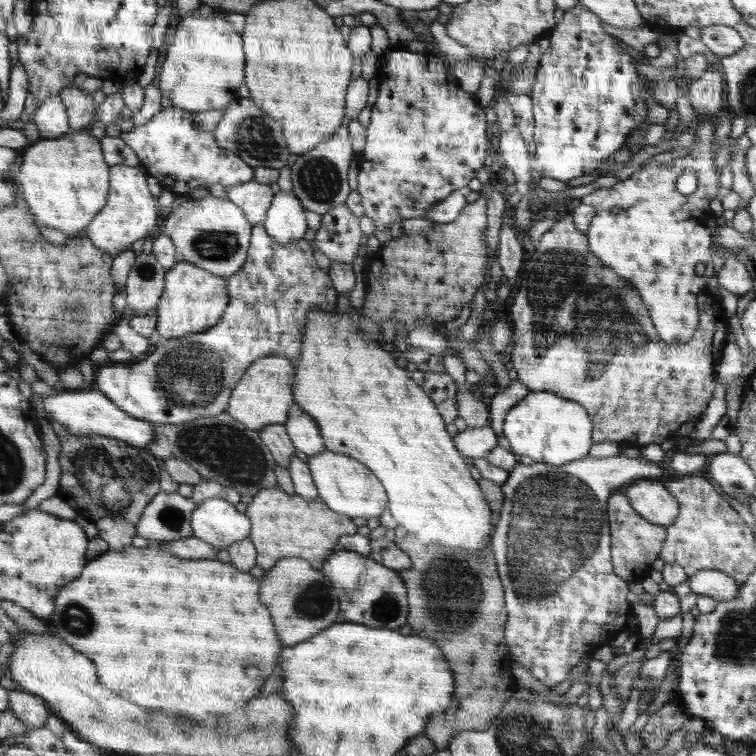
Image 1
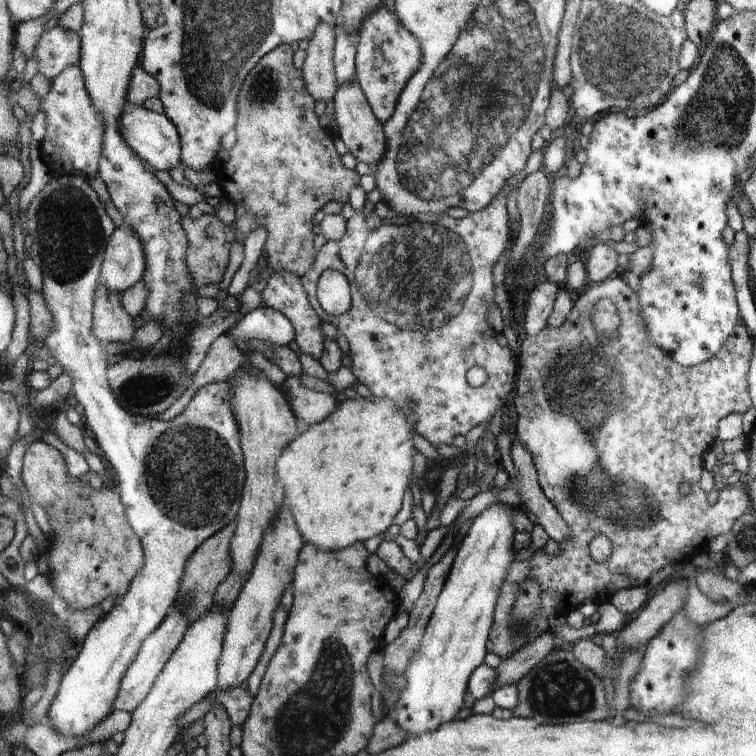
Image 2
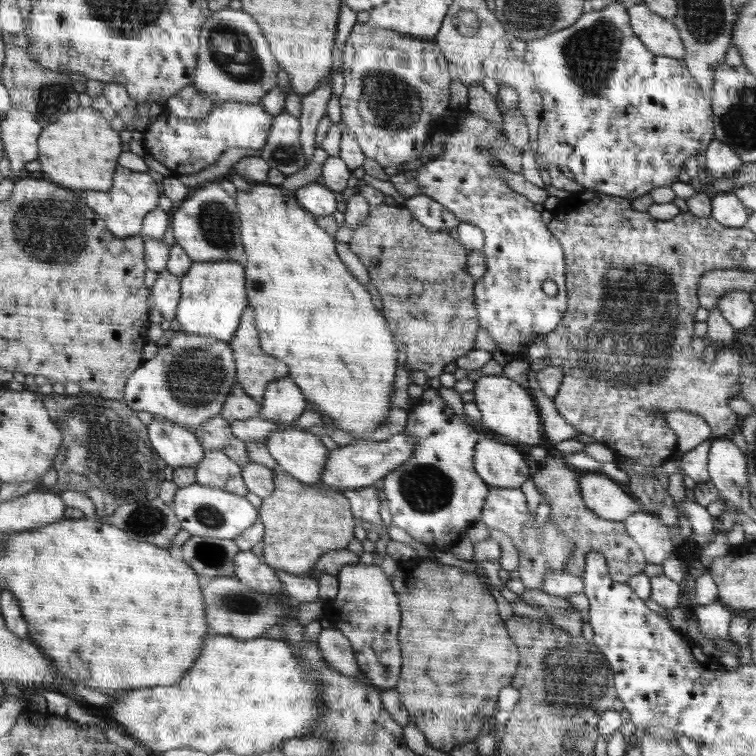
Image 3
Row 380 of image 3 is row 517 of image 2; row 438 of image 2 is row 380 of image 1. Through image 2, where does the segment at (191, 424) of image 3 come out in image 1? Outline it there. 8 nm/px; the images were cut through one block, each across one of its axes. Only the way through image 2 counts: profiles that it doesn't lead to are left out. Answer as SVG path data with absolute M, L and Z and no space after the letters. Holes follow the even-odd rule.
M256 224L254 232L251 233L250 253L246 264L234 276L228 277L229 302L220 322L216 326L212 326L211 329L198 332L196 335L192 334L190 337L170 338L170 340L161 341L157 345L157 349L149 357L133 366L108 366L99 370L95 377L95 387L107 394L119 407L127 410L132 416L153 423L179 425L181 422L193 421L198 417L218 416L224 413L230 405L231 394L234 392L235 386L242 380L243 375L254 360L268 356L282 356L290 359L292 364L298 366L302 344L300 340L304 334L304 328L306 328L308 314L312 310L318 310L318 312L324 312L324 314L332 314L331 317L334 318L334 312L336 312L336 290L334 290L334 283L330 282L330 277L331 275L324 271L315 261L314 248L311 242L304 239L303 241L289 242L287 245L280 244L267 233L263 226Z

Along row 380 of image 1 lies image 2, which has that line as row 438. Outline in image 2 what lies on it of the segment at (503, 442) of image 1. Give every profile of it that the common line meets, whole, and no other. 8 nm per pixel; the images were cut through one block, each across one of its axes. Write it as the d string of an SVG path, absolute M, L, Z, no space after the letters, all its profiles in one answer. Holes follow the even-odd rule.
M518 436L511 442L510 454L519 473L516 485L525 502L522 508L536 515L540 526L546 531L549 538L560 545L569 541L571 537L569 526L552 502L546 498L537 479L537 468L533 463L532 453Z

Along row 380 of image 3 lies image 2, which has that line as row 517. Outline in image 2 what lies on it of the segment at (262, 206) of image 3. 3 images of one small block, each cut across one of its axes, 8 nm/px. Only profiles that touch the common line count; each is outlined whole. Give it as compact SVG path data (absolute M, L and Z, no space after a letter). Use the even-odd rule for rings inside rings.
M356 397L354 399L341 398L338 406L319 423L309 425L308 429L300 434L300 437L294 442L288 444L283 454L279 456L278 460L278 476L286 489L286 506L291 510L292 516L295 517L296 524L299 531L304 535L308 542L319 549L324 550L342 550L350 547L352 543L359 543L386 532L386 528L394 522L394 516L398 514L400 506L402 506L402 496L408 488L408 482L412 476L412 458L416 454L414 448L414 432L412 432L412 423L408 420L405 410L398 408L397 404L386 397L376 397L372 400L364 397Z

